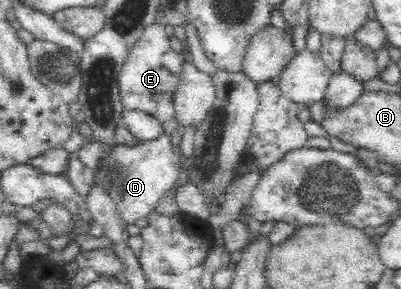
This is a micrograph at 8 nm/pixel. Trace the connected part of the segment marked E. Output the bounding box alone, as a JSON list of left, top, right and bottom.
[117,25,184,123]

